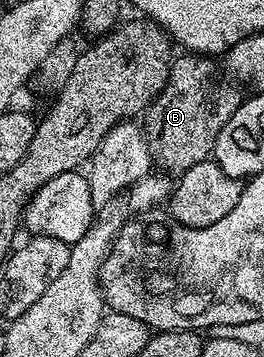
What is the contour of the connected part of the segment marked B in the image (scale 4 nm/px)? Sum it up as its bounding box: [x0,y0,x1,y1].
[145,53,245,177]

